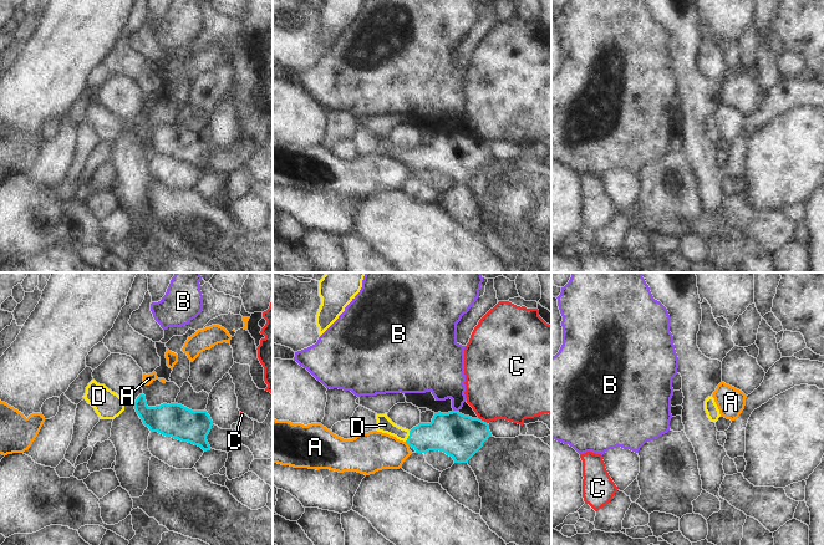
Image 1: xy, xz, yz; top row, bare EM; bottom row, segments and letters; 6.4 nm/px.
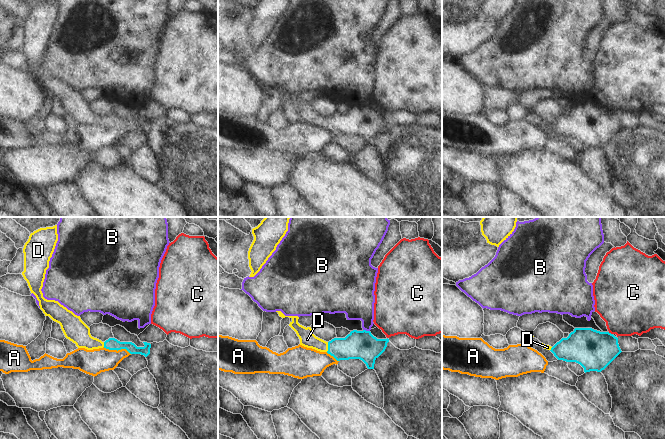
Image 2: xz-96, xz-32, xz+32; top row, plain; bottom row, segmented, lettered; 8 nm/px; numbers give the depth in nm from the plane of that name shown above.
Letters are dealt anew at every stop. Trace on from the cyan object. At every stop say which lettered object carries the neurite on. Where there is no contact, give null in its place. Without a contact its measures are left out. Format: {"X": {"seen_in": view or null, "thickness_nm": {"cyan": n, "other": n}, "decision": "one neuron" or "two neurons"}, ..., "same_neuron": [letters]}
{"A": {"seen_in": "xz", "thickness_nm": {"cyan": 240, "other": 260}, "decision": "two neurons"}, "B": {"seen_in": "xz", "thickness_nm": {"cyan": 280, "other": 280}, "decision": "two neurons"}, "C": {"seen_in": "xz", "thickness_nm": {"cyan": 280, "other": 440}, "decision": "two neurons"}, "D": {"seen_in": "xz", "thickness_nm": {"cyan": 260, "other": 100}, "decision": "one neuron"}, "same_neuron": ["D"]}

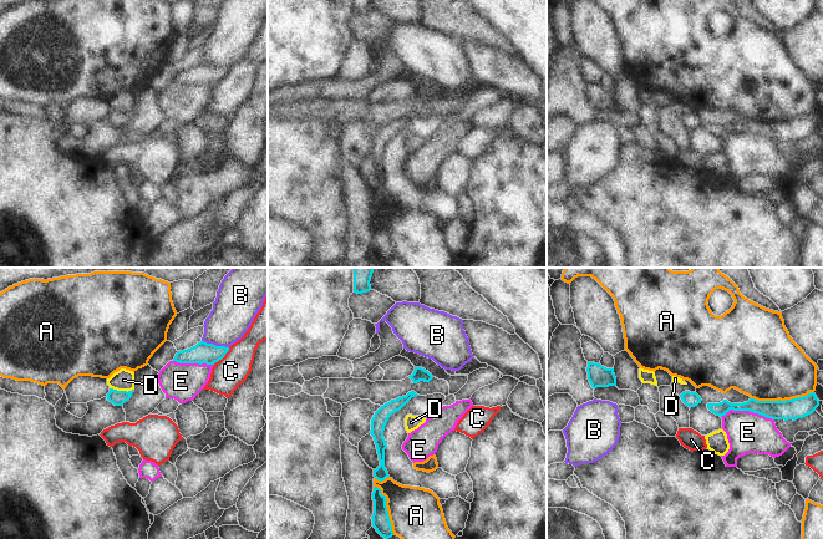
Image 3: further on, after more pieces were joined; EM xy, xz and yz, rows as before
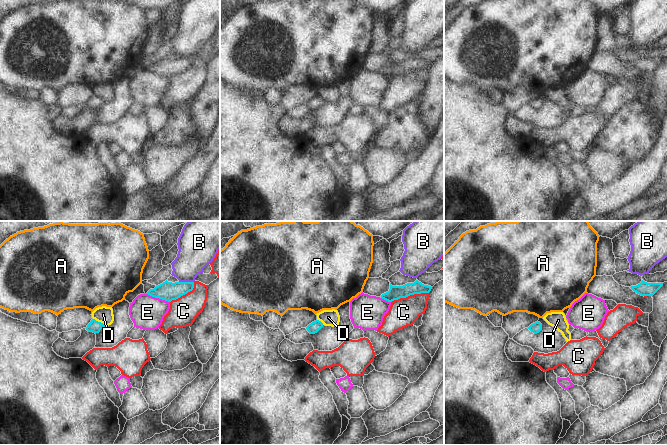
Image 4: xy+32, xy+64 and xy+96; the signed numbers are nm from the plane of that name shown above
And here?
{"A": {"seen_in": "yz", "thickness_nm": {"cyan": 140, "other": 460}, "decision": "two neurons"}, "B": {"seen_in": "xy", "thickness_nm": {"cyan": 140, "other": 280}, "decision": "two neurons"}, "C": {"seen_in": "xy", "thickness_nm": {"cyan": 140, "other": 200}, "decision": "two neurons"}, "D": {"seen_in": "xy", "thickness_nm": {"cyan": 100, "other": 140}, "decision": "two neurons"}, "E": {"seen_in": "yz", "thickness_nm": {"cyan": 130, "other": 260}, "decision": "two neurons"}, "same_neuron": []}

